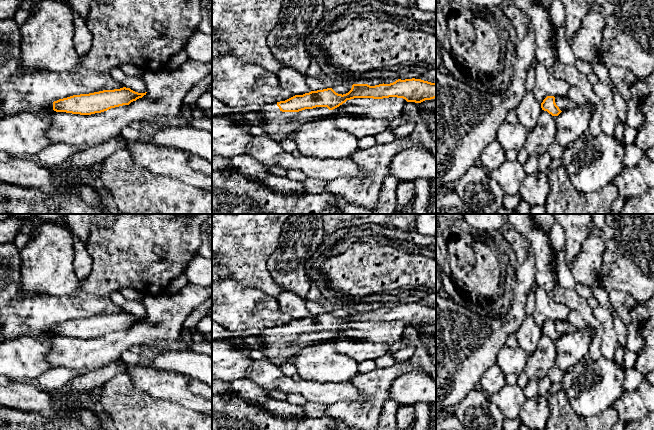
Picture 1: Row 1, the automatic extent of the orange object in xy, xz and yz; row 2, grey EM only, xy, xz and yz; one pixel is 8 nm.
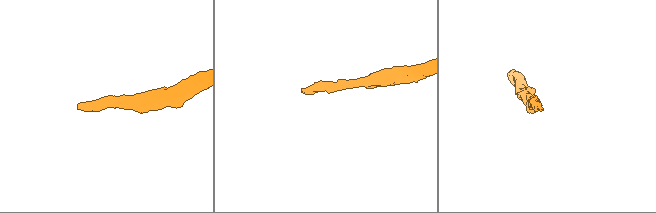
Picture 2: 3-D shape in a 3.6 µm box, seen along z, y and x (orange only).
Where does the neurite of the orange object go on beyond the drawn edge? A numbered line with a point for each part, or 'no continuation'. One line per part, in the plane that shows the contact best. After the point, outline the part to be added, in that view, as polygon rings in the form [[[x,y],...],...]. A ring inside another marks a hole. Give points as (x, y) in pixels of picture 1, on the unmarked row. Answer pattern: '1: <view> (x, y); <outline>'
1: xz (277, 349); [[[277,327],[265,330],[258,338],[263,342],[261,352],[275,366],[287,363],[301,348],[330,339],[327,331],[316,331],[299,336],[282,336]]]

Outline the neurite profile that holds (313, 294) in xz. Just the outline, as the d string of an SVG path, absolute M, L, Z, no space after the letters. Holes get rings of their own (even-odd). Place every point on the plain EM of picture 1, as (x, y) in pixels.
M312 285L307 293L306 300L317 301L321 296L320 289L320 287Z

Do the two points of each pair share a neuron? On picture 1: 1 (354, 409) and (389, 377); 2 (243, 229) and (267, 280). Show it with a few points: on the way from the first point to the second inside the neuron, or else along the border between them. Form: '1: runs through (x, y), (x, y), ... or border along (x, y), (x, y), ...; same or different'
1: runs through (364, 408), (375, 397), (376, 390), (379, 387); same
2: runs through (244, 242), (246, 258), (254, 267); same

